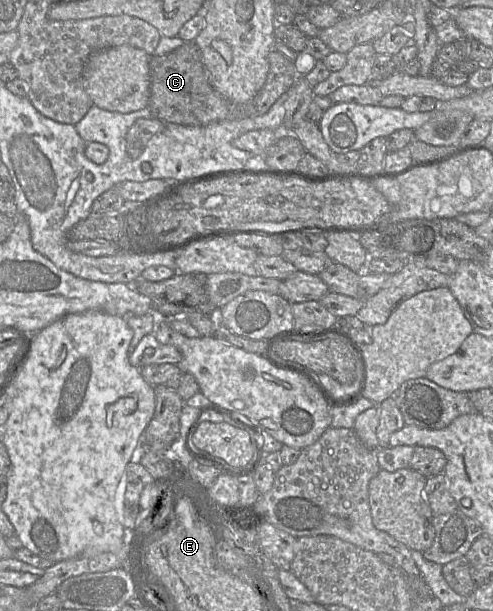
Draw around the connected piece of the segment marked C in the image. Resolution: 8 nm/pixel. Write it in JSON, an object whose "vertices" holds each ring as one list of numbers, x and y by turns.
{"vertices":[[185,42,182,46,161,56,151,55,147,108,153,118,164,123,188,126,205,126,213,122,241,120,263,115,282,94,290,89,297,78,294,62,279,51,271,50,268,61,269,71,263,87,250,101,235,103,221,95,211,85,201,51,195,42]]}

